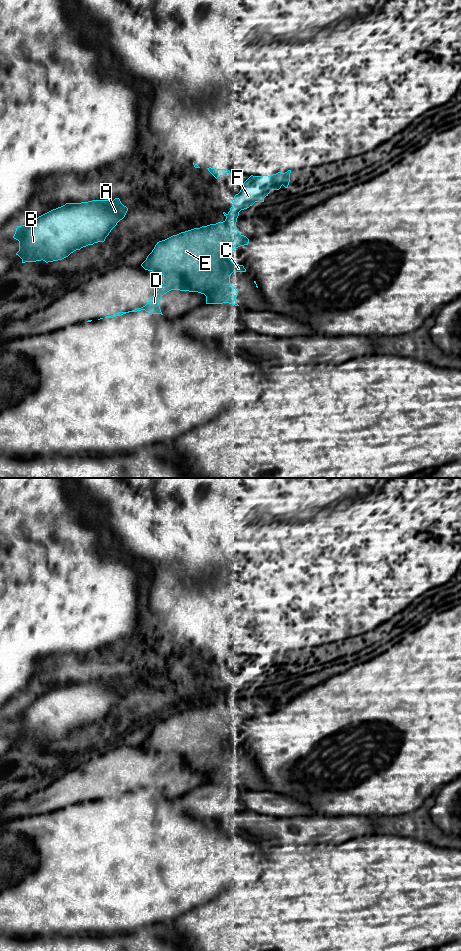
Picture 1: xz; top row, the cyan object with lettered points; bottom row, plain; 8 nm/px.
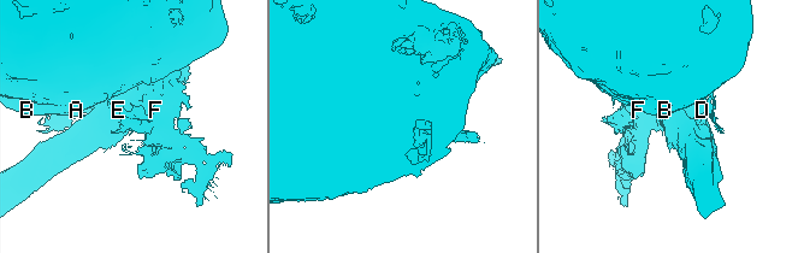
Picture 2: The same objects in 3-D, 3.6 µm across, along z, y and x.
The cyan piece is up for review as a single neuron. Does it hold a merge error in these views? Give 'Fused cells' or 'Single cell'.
Fused cells

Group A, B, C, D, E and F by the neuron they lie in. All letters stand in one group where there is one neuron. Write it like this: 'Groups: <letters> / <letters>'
Groups: A B C D F / E

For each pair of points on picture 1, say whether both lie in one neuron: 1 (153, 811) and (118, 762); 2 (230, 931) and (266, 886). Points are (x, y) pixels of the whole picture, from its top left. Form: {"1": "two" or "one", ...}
{"1": "two", "2": "one"}

